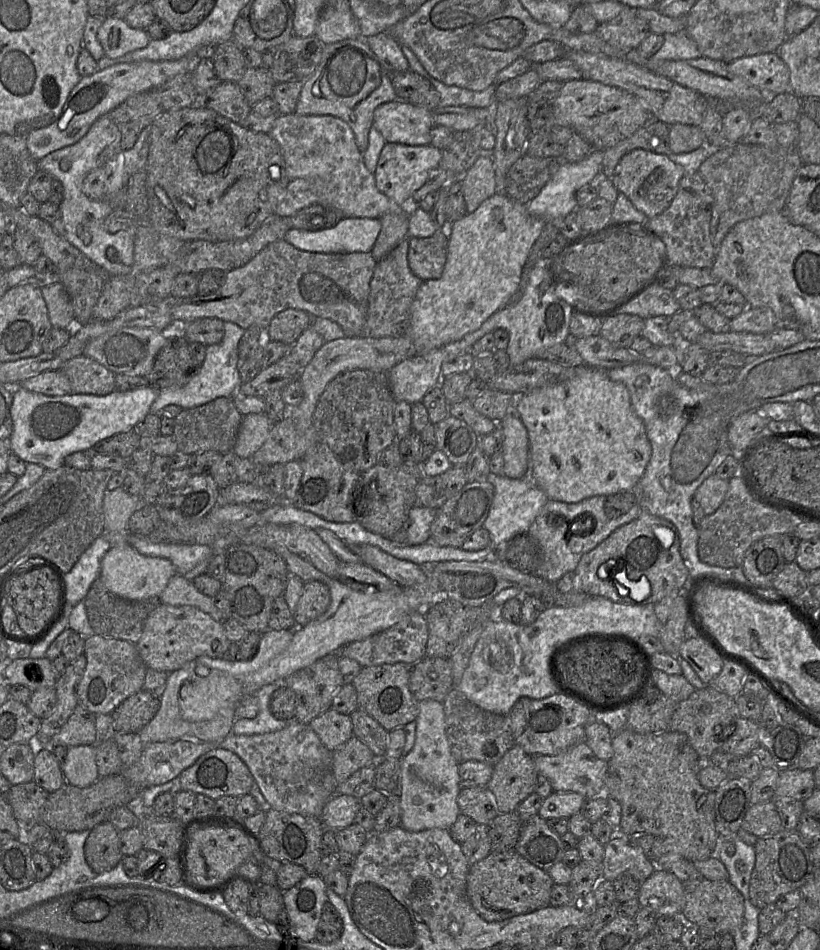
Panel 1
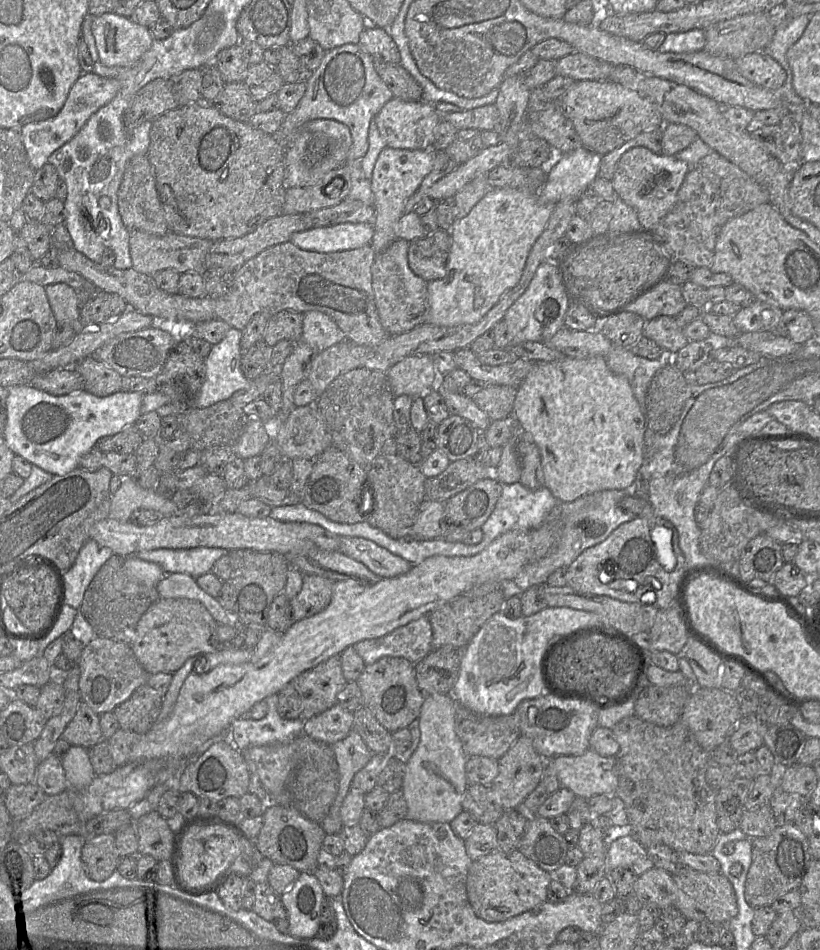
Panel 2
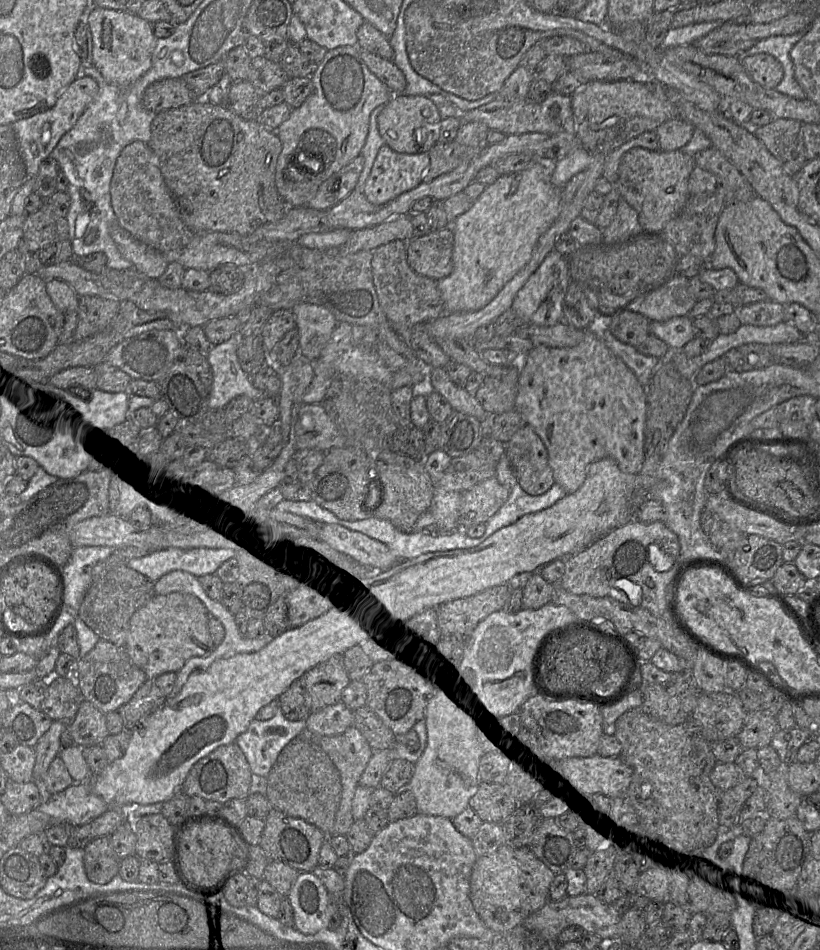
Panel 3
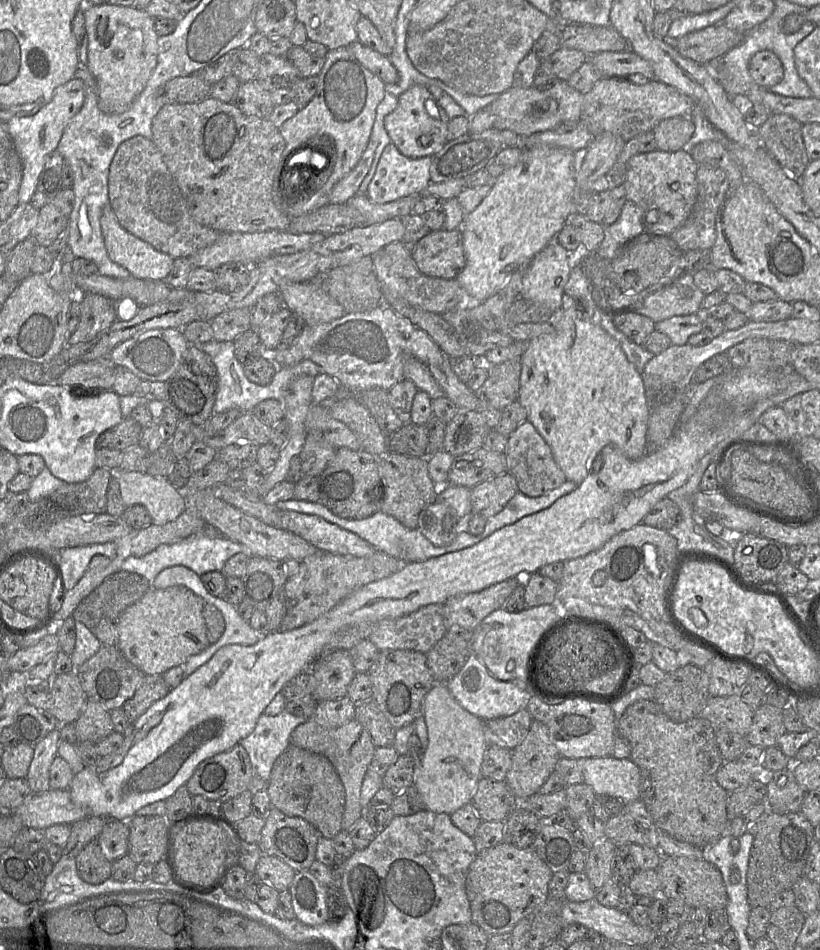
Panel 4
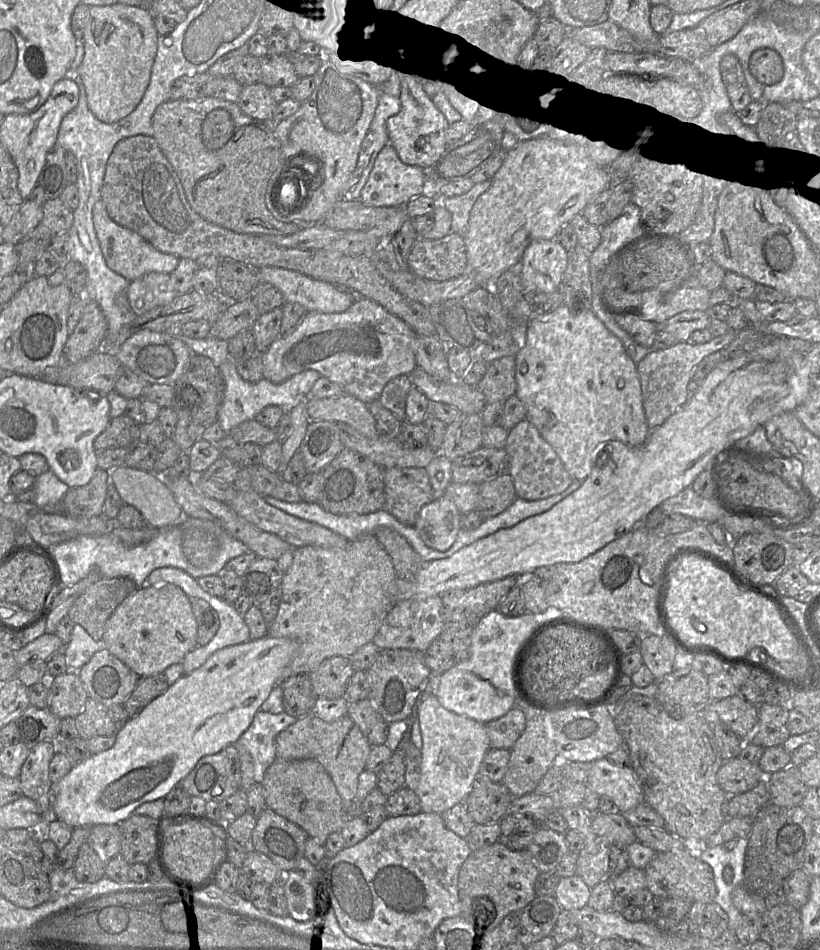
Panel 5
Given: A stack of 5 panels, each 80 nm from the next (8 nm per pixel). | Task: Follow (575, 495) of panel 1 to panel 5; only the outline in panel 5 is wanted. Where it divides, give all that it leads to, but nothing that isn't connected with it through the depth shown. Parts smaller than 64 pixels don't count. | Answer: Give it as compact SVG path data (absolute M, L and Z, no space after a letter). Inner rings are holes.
M562 304L556 310L530 320L527 330L526 345L515 355L515 359L515 379L517 383L515 395L526 406L526 420L532 423L544 440L551 445L573 480L584 481L589 476L593 468L593 452L601 444L617 440L630 447L638 447L647 440L650 434L650 428L645 419L637 364L627 355L622 342L606 328L603 322L597 318L591 309L573 313L568 307Z

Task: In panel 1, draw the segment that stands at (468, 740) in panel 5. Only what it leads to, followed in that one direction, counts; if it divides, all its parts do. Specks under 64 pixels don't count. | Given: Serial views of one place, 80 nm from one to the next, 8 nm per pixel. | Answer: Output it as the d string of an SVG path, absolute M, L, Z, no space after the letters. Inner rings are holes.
M424 700L419 703L416 738L413 748L400 760L401 826L417 832L433 828L450 829L461 814L457 798L461 790L459 762L452 754L446 734L442 702Z

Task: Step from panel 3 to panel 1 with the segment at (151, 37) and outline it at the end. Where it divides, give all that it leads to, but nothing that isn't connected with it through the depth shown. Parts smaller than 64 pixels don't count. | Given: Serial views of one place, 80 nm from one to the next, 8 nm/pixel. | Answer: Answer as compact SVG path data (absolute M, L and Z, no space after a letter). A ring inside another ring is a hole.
M112 17L103 18L97 37L104 55L112 59L142 49L151 40L146 29L132 28L124 19Z

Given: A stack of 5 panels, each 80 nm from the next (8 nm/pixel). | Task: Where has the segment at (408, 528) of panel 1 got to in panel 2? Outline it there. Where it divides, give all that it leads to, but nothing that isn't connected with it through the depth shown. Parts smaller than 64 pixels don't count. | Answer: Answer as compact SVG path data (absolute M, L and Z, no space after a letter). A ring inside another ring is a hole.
M424 500L419 507L417 518L412 527L412 538L407 539L432 540L442 538L444 512L445 502Z

